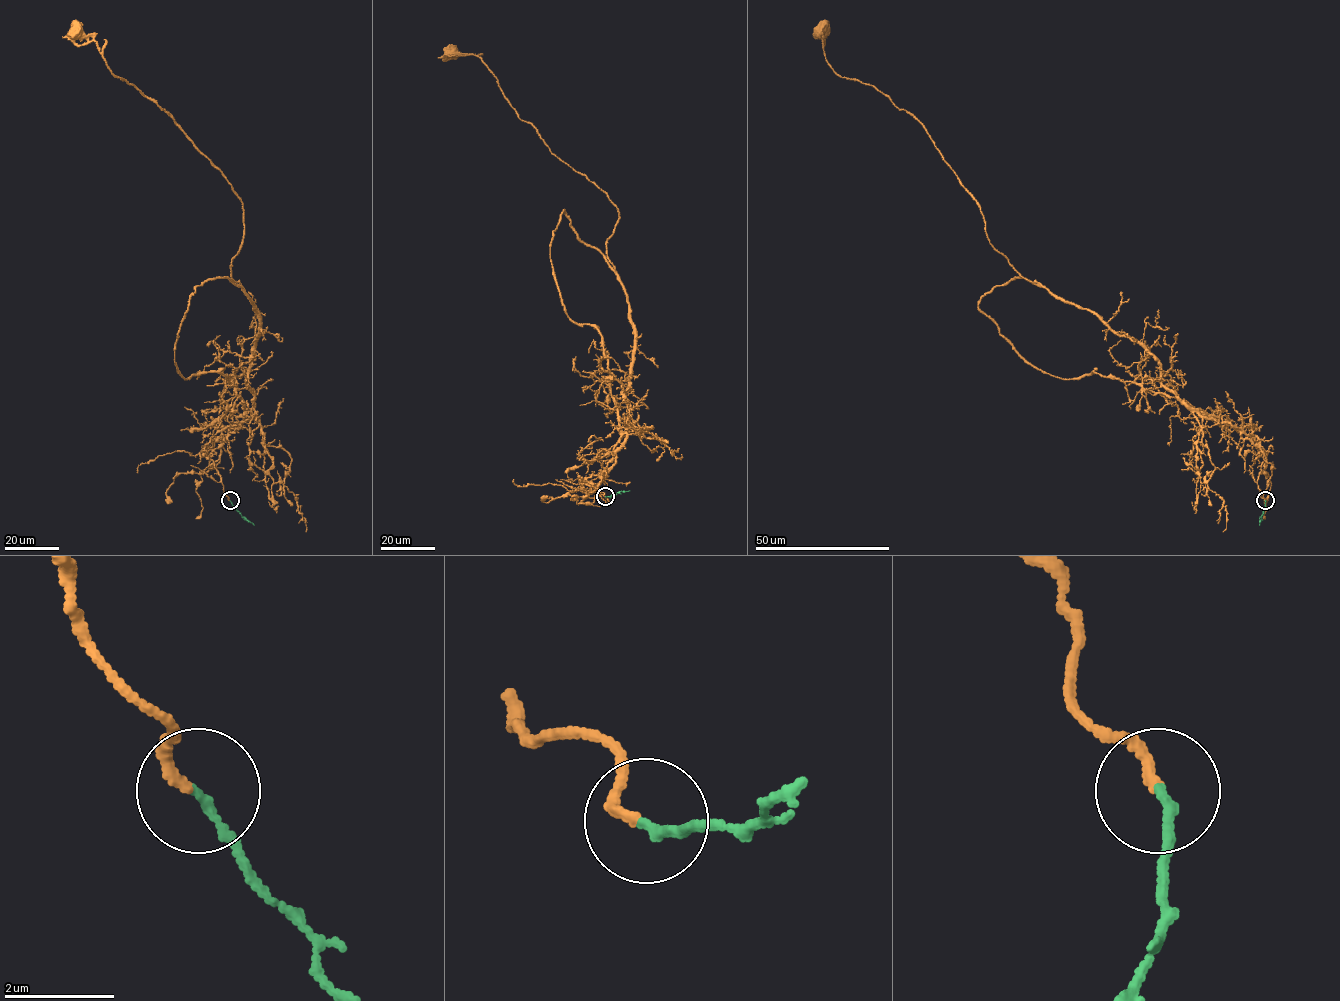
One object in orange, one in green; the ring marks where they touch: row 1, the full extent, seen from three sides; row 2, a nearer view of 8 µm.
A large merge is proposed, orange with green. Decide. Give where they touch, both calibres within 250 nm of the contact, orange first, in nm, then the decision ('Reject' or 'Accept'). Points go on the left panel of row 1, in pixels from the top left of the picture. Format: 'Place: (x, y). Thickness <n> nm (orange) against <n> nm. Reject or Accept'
Place: (230, 500). Thickness 190 nm (orange) against 160 nm. Accept

